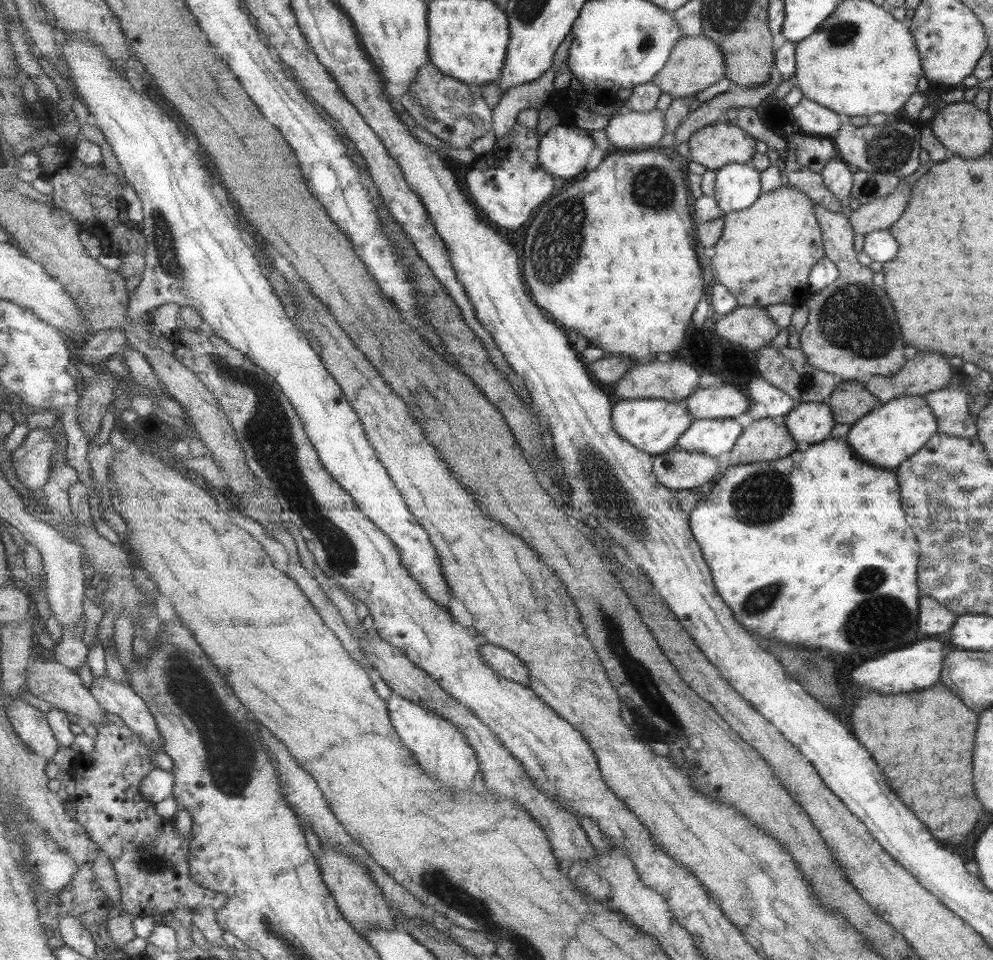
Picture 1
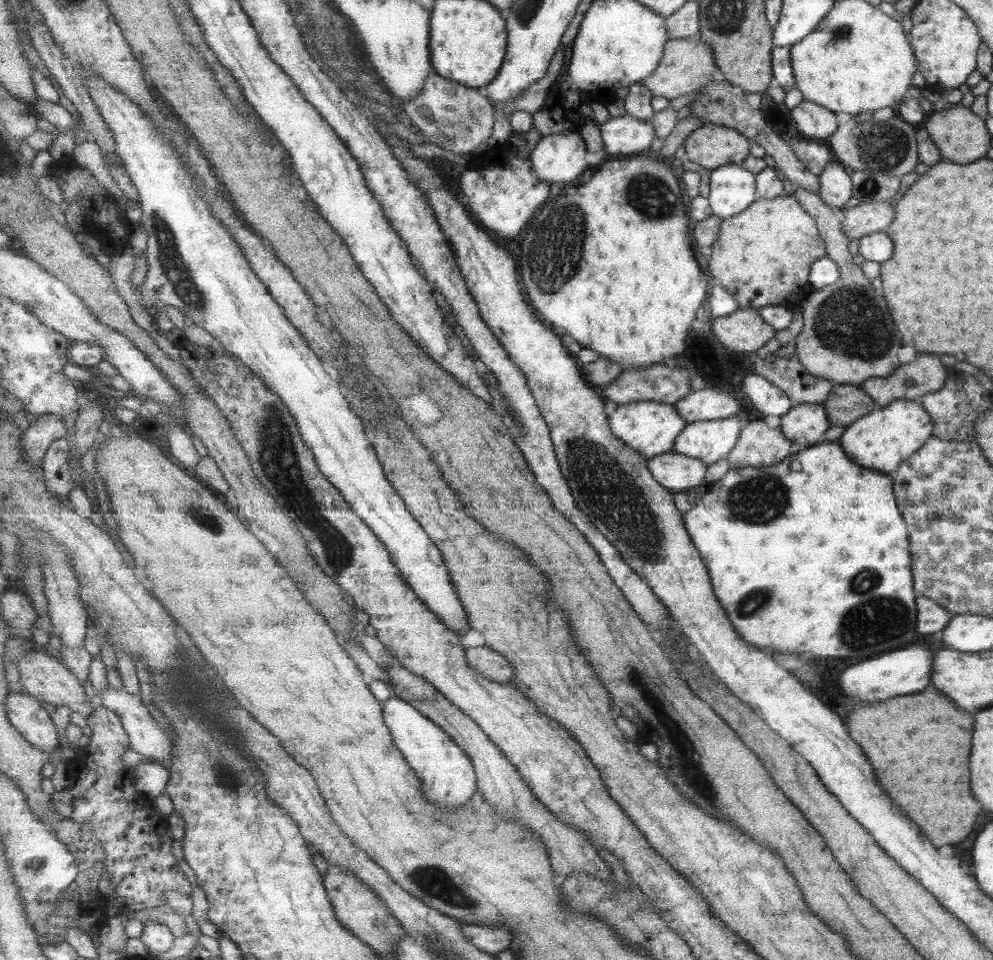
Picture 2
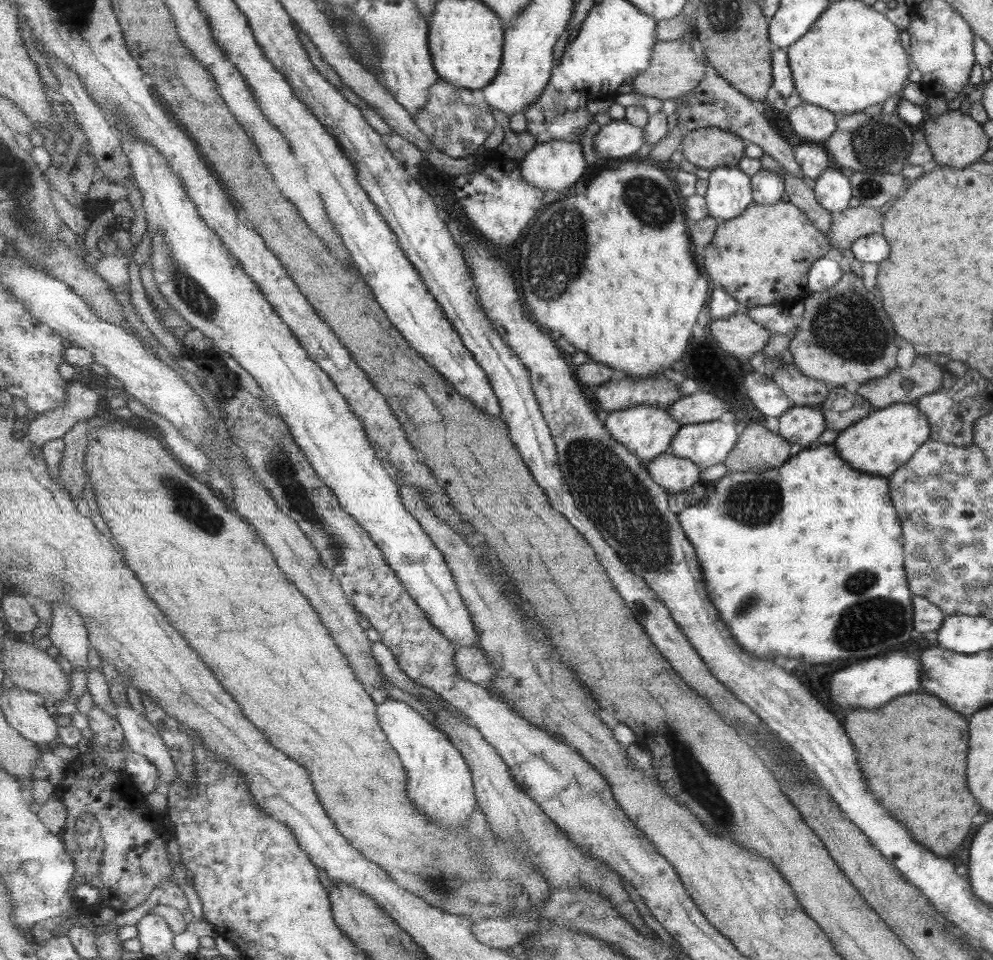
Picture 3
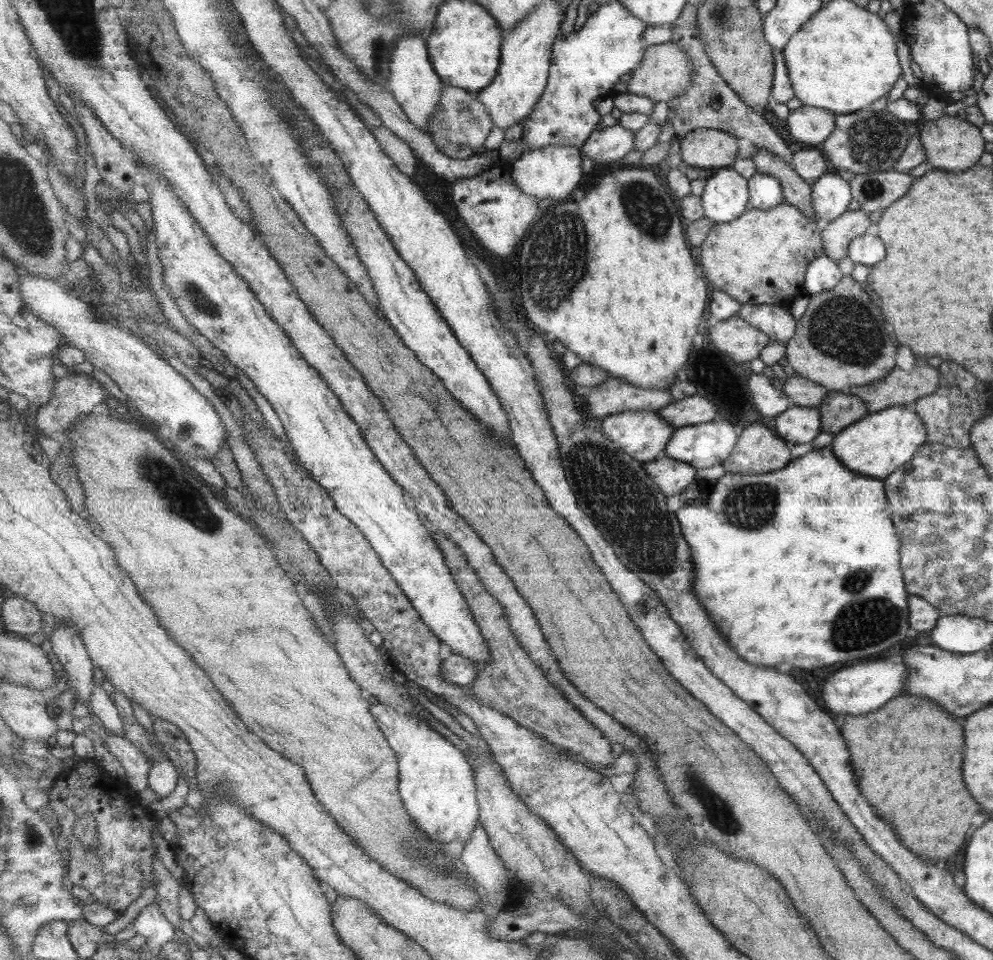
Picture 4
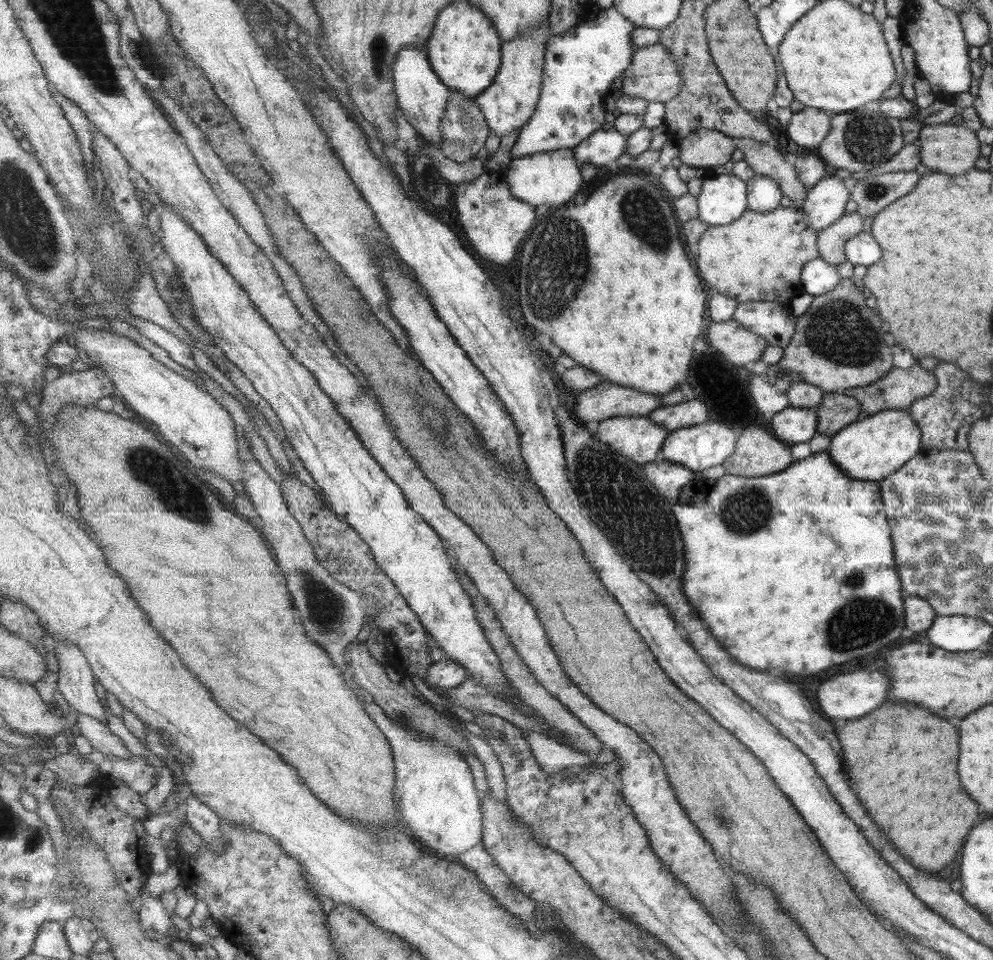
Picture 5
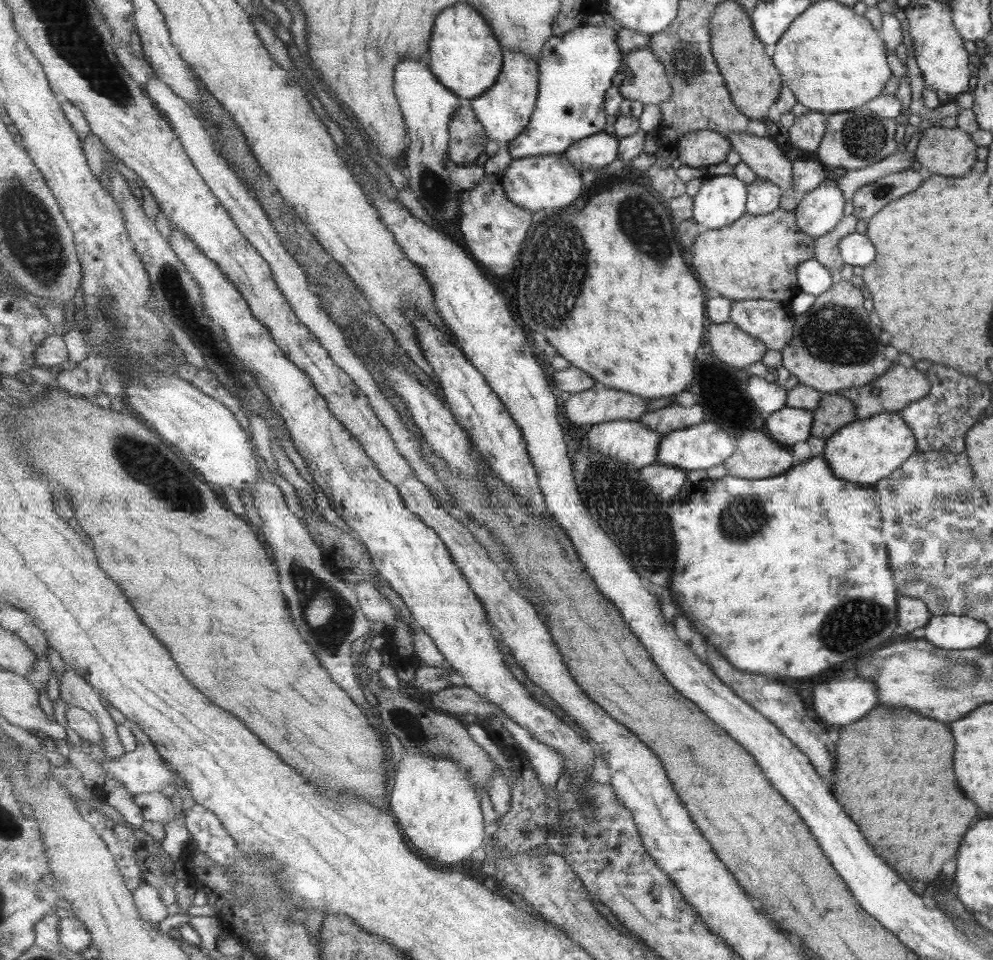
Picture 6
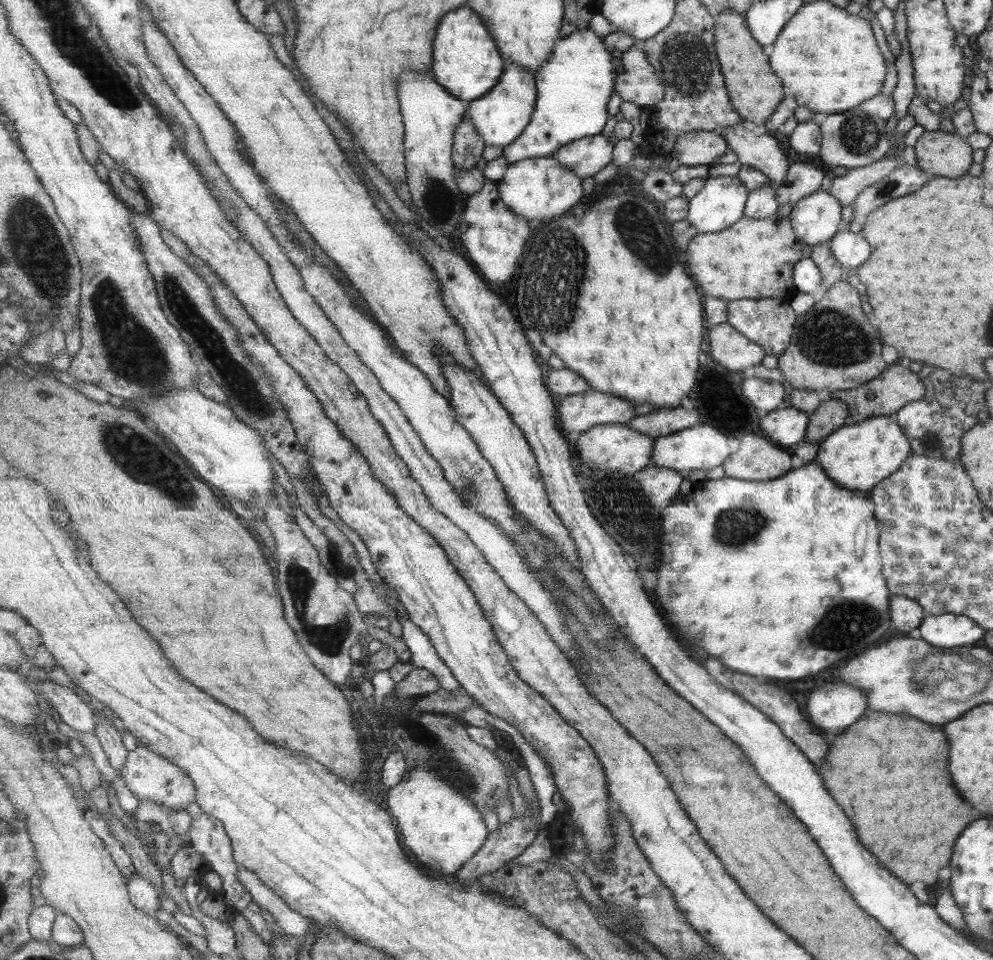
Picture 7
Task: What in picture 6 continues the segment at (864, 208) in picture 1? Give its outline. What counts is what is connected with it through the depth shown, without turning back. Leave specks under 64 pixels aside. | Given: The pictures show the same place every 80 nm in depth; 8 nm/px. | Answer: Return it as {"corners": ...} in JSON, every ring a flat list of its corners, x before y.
{"corners":[[852,214,843,216,837,226,834,226,827,234,814,239,815,260,836,278,842,266,844,266,844,262,839,256,838,240,842,239,846,234,855,231,856,222,857,218]]}

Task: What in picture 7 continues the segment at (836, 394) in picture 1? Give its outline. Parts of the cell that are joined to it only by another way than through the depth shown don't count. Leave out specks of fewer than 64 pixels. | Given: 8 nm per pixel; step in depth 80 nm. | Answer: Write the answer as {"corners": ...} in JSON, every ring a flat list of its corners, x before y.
{"corners":[[823,397,821,405,809,414,809,418,804,442,819,444,828,434,847,424,849,415,845,403]]}

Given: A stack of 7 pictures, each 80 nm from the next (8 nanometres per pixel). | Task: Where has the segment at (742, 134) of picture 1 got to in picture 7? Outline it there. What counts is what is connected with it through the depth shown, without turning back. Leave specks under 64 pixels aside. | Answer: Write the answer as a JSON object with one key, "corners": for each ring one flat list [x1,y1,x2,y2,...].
{"corners":[[694,131,678,138,674,156,687,166,711,166,727,150,729,144,719,132]]}

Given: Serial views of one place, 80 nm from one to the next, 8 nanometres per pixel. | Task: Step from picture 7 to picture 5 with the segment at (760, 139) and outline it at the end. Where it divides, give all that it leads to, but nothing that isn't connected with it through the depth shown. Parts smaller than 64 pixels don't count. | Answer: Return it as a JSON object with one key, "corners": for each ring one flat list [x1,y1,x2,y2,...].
{"corners":[[748,139,742,147,743,159,753,167,759,176,772,178,780,188,783,196,796,202,804,200,806,190,799,182,794,166,783,159,770,143,759,142,755,139]]}

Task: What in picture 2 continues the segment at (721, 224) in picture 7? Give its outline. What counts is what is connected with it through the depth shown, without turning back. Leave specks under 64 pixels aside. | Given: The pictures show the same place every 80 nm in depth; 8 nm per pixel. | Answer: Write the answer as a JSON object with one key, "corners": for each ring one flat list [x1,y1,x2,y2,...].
{"corners":[[743,164,716,168,710,181,710,205,722,219,741,214,758,199,757,175]]}

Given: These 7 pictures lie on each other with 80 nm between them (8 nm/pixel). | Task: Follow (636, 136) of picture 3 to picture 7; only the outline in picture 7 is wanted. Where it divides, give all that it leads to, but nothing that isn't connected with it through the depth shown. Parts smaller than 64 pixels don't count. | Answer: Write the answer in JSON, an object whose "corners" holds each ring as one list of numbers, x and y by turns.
{"corners":[[598,134,563,146,552,157,579,178,589,178,611,164,615,147,607,137]]}

